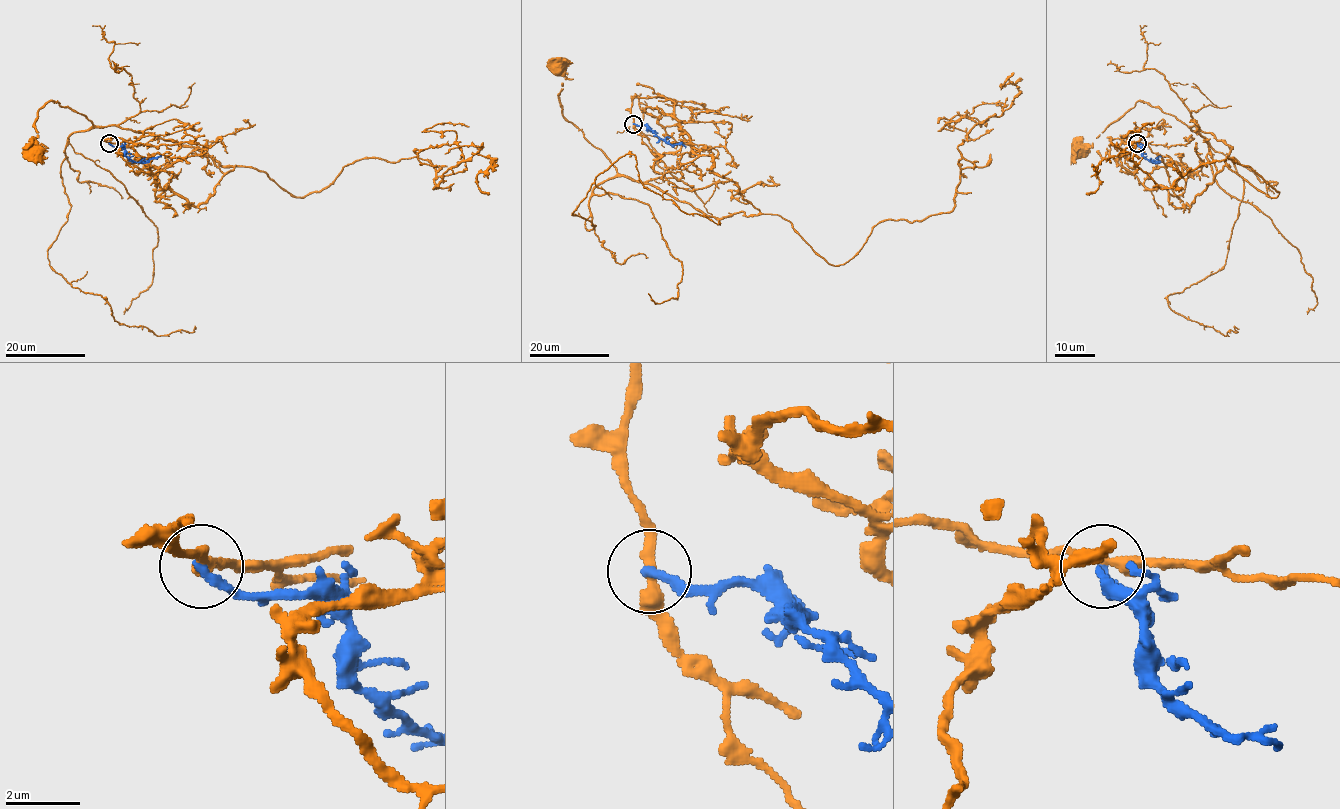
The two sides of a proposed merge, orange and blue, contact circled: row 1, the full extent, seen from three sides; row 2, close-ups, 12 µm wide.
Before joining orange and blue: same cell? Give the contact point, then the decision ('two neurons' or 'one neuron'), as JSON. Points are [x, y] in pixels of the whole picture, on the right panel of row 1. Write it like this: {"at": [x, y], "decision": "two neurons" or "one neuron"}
{"at": [1137, 143], "decision": "two neurons"}

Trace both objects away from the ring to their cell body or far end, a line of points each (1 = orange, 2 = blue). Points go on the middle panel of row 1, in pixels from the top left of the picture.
1: (633, 124), (634, 98), (669, 99), (689, 145), (759, 213), (705, 216), (620, 175), (562, 113), (558, 67)
2: (633, 124), (645, 126), (670, 144), (681, 144), (685, 148)

